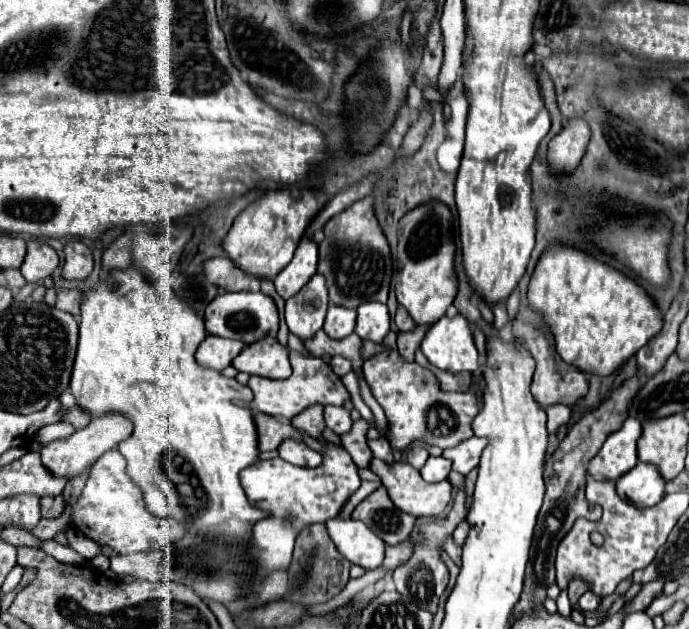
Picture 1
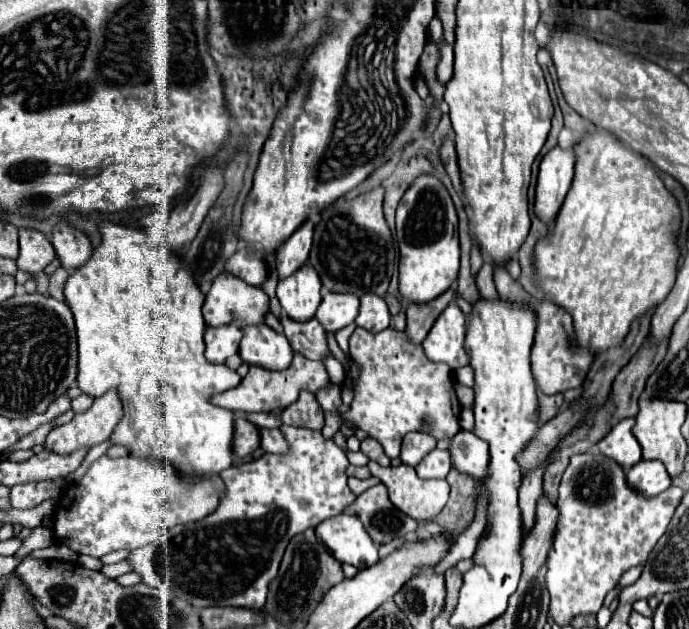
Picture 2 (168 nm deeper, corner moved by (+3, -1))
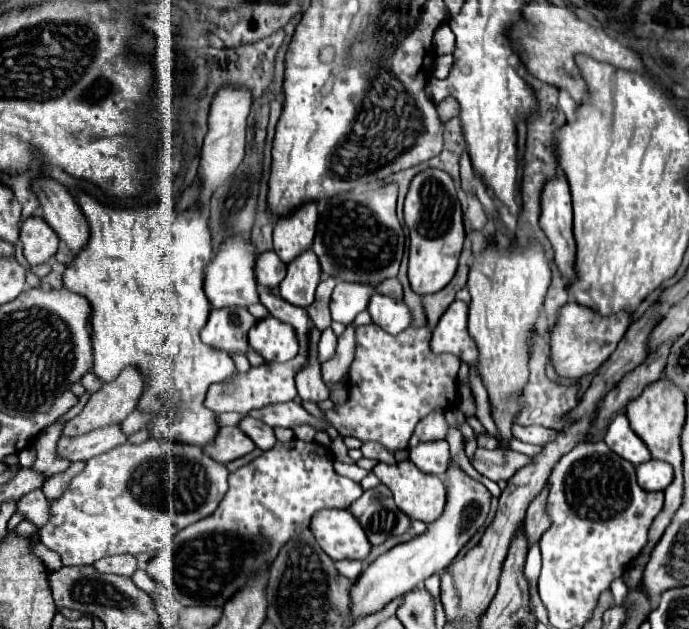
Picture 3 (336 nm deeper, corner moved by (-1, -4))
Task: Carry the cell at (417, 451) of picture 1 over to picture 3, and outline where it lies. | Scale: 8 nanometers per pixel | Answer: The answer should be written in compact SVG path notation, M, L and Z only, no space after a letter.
M434 410L434 414L422 418L422 422L418 422L416 430L410 438L408 448L420 444L420 442L428 442L428 440L442 440L446 436L448 424L444 420L444 410Z

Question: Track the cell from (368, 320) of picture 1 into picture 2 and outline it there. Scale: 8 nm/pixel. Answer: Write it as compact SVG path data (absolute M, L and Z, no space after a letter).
M378 295L360 297L360 313L356 317L356 325L372 333L384 331L390 325L390 313L386 301Z

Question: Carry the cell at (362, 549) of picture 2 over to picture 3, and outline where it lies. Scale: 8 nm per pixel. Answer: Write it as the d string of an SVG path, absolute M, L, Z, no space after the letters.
M318 510L310 530L320 548L334 560L364 560L372 548L360 522L348 510Z

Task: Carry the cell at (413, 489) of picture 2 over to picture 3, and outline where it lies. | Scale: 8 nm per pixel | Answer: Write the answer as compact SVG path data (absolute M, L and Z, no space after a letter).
M410 460L392 464L392 466L380 462L380 464L374 466L372 472L382 480L382 484L386 484L392 490L396 506L400 506L400 510L404 514L408 514L412 520L422 520L422 522L430 524L430 522L434 522L442 514L444 504L446 504L446 486L444 486L440 476L424 474Z

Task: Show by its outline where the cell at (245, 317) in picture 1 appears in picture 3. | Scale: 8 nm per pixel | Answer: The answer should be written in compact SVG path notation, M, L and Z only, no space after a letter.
M226 238L226 242L222 242L216 256L208 262L208 268L204 270L204 292L214 308L250 306L258 302L254 260L256 260L256 250L248 238Z

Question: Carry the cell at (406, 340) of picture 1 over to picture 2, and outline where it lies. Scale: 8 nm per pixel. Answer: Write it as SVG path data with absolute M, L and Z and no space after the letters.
M448 289L444 295L426 305L416 305L416 303L406 305L406 337L410 339L410 343L420 345L424 341L438 315L450 305L452 297L454 289Z

